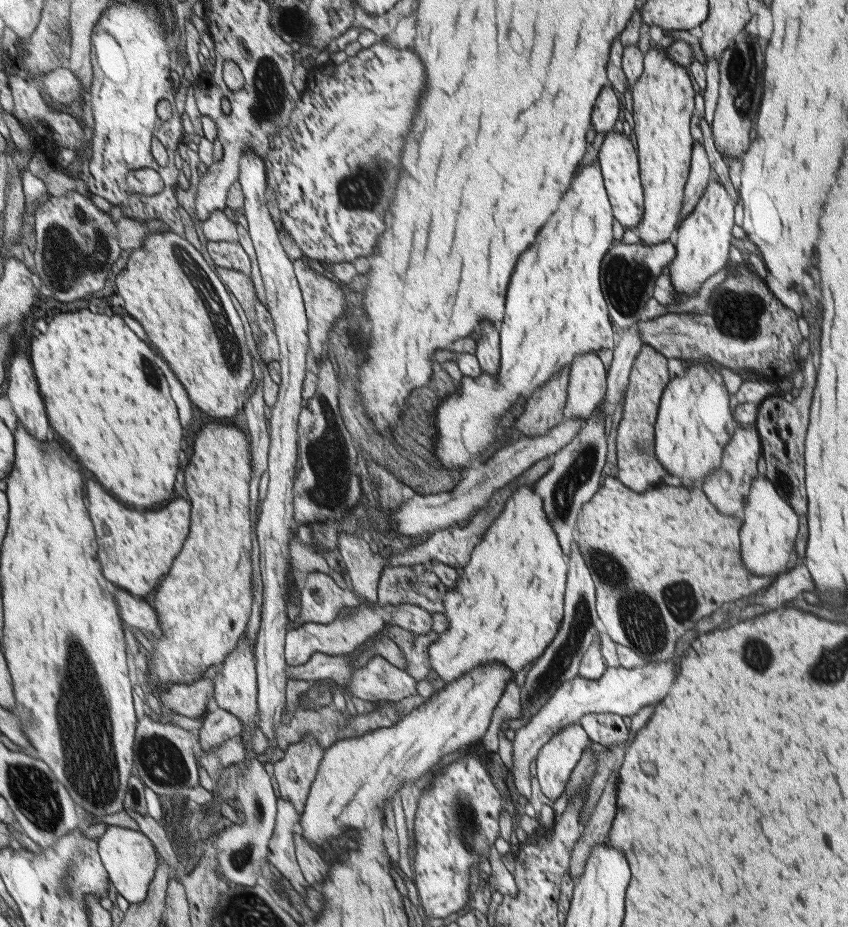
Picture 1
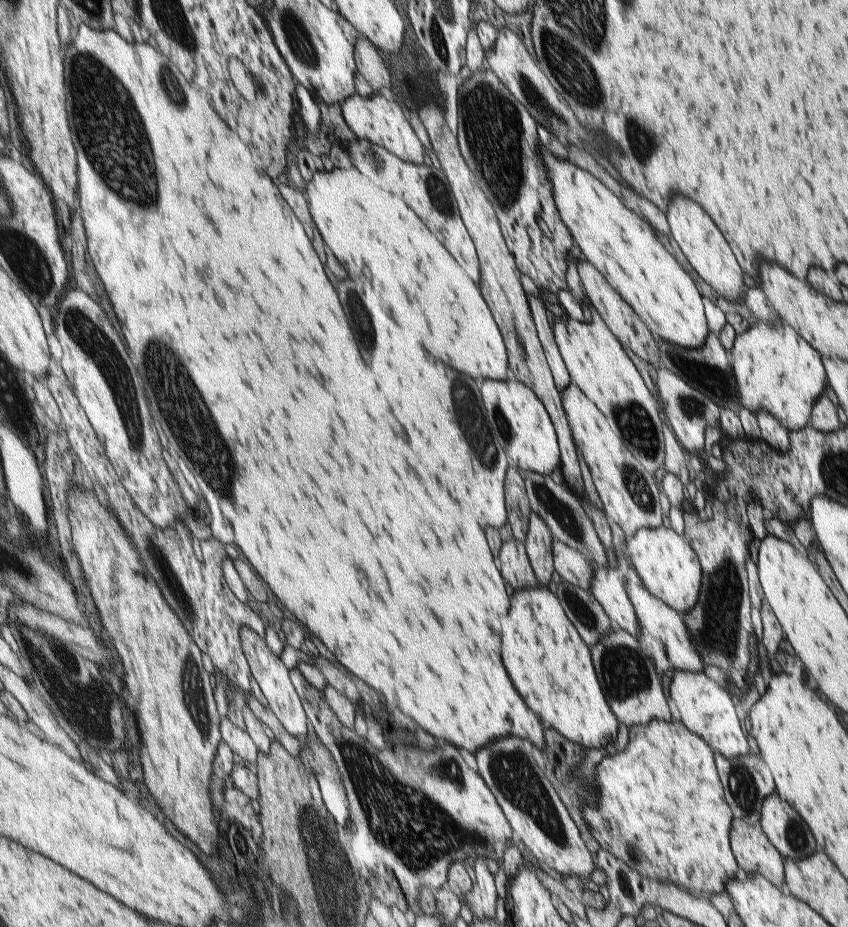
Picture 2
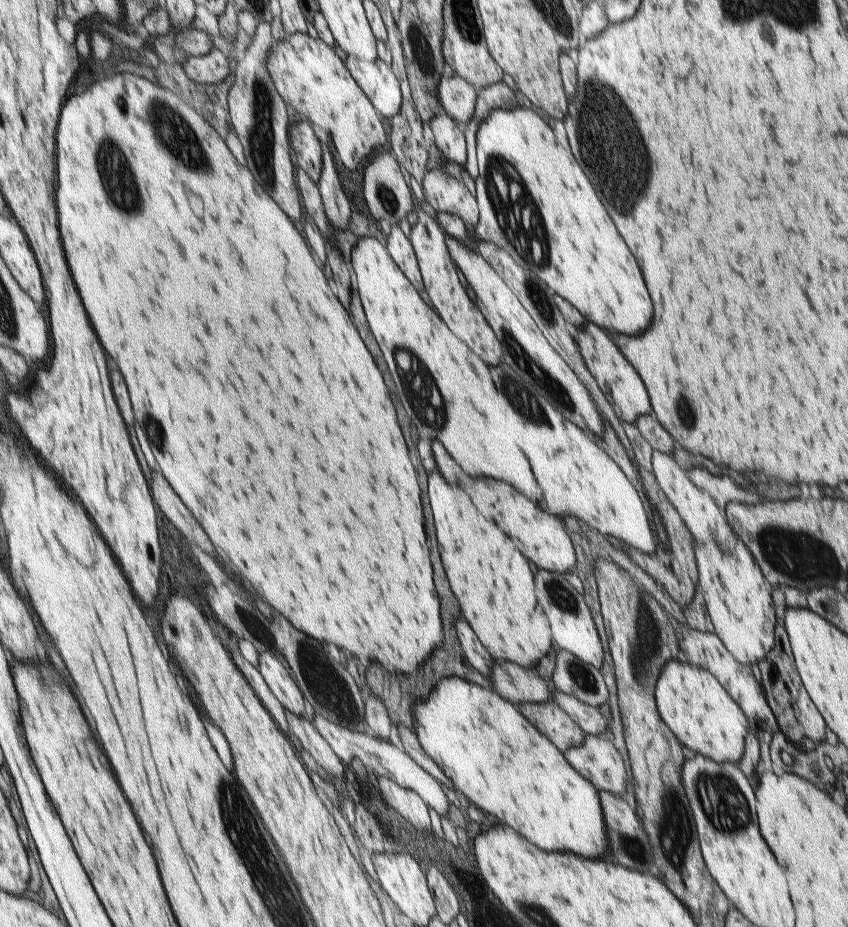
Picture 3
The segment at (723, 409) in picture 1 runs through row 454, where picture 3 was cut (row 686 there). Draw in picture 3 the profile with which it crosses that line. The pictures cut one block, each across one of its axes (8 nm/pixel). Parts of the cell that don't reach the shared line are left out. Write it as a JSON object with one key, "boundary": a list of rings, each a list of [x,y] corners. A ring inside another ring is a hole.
{"boundary":[[[677,660],[669,661],[658,676],[656,704],[660,718],[692,752],[710,757],[720,764],[732,762],[738,765],[743,759],[749,730],[748,718],[708,670]]]}

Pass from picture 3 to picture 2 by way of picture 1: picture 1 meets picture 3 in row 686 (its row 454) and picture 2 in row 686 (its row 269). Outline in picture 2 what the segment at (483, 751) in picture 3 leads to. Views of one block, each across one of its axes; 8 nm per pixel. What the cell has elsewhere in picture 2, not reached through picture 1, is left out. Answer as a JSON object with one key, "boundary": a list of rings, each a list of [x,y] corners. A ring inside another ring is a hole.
{"boundary":[[[539,586],[513,591],[512,612],[508,612],[504,619],[504,664],[508,664],[508,672],[512,672],[512,680],[516,680],[516,688],[528,696],[528,704],[540,712],[540,718],[548,728],[554,728],[564,738],[585,749],[613,746],[618,734],[618,720],[600,688],[590,650],[550,589]]]}

